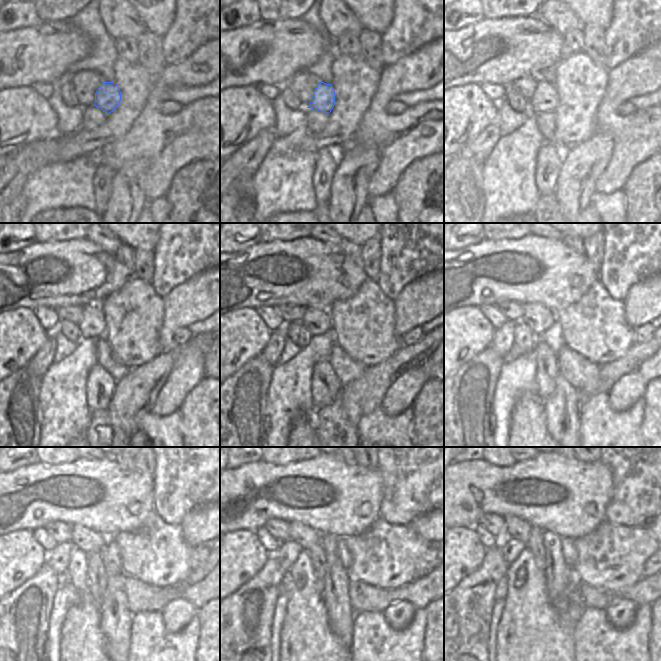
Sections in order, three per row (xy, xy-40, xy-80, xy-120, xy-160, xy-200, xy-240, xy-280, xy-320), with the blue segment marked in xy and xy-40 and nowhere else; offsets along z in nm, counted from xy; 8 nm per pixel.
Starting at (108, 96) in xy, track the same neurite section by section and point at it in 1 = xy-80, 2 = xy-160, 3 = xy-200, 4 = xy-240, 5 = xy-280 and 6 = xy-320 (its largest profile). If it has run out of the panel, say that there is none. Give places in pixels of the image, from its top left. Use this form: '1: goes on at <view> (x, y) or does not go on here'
1: goes on at xy-80 (544, 99)
2: goes on at xy-160 (316, 320)
3: goes on at xy-200 (539, 318)
4: goes on at xy-240 (88, 540)
5: goes on at xy-280 (306, 536)
6: goes on at xy-320 (519, 529)

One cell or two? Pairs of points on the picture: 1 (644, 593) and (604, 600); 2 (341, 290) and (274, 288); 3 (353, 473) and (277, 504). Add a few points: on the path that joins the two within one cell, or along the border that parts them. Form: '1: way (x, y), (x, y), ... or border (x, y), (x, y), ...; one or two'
1: way (634, 593), (614, 595); one
2: way (324, 288), (291, 288); one
3: way (334, 487), (327, 492), (311, 492), (296, 506); one

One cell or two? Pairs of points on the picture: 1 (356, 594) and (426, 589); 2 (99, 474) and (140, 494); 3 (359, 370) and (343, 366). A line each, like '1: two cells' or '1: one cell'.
1: one cell
2: one cell
3: one cell

